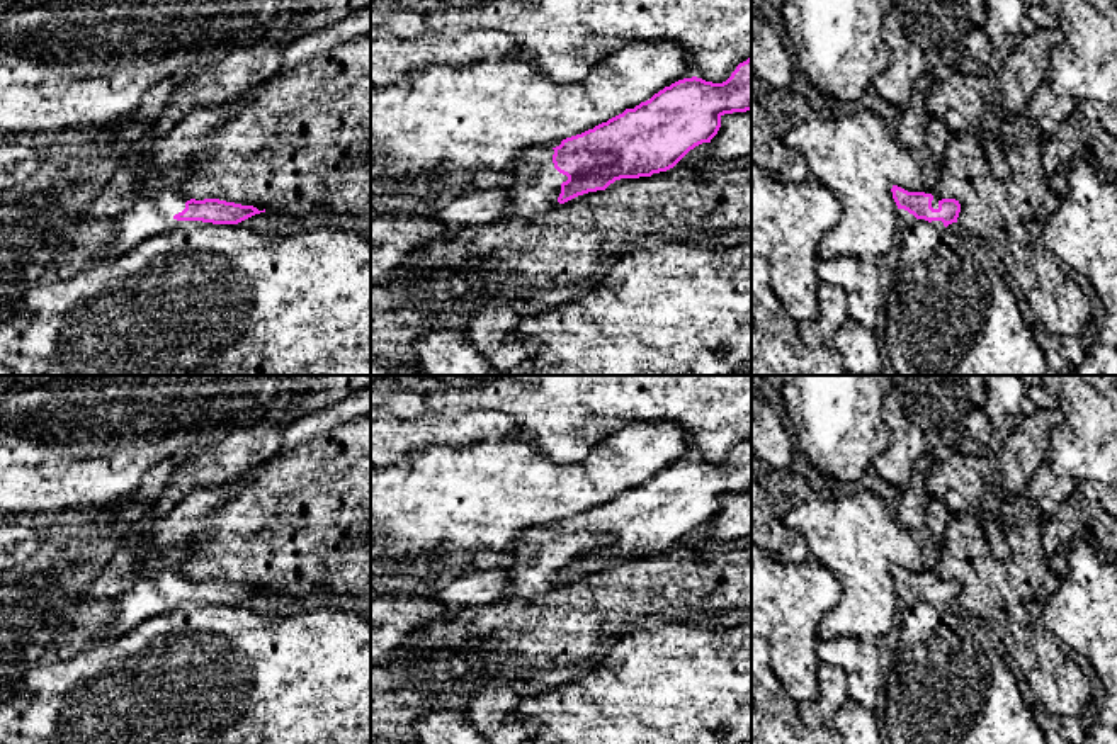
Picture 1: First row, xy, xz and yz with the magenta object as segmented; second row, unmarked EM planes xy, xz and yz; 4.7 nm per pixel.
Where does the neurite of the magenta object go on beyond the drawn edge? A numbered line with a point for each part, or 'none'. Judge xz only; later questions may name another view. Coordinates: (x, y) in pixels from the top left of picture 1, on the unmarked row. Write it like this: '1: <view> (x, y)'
1: xz (538, 564)

